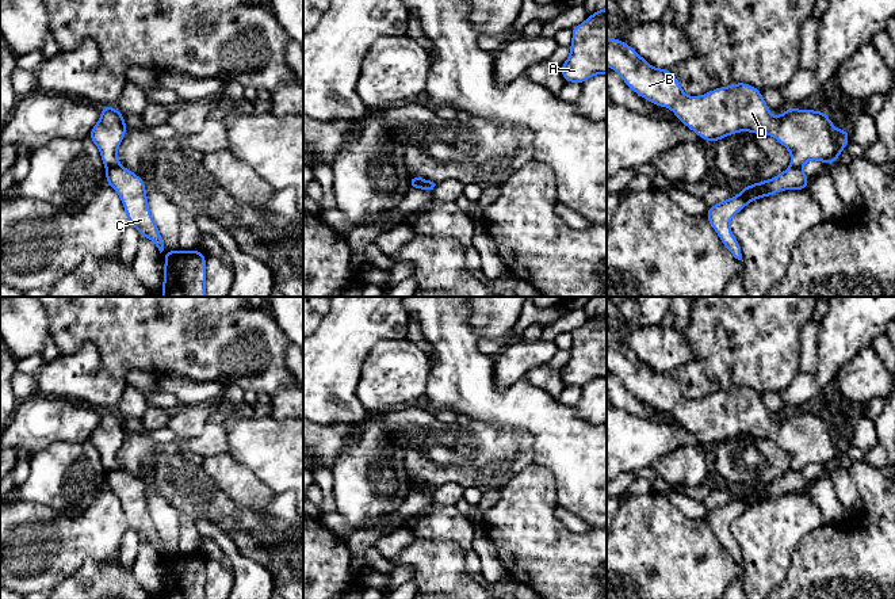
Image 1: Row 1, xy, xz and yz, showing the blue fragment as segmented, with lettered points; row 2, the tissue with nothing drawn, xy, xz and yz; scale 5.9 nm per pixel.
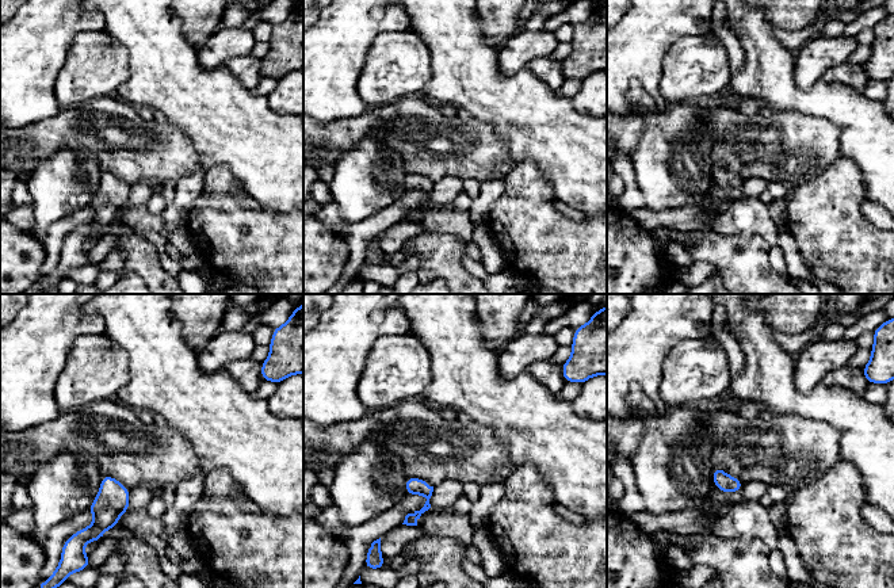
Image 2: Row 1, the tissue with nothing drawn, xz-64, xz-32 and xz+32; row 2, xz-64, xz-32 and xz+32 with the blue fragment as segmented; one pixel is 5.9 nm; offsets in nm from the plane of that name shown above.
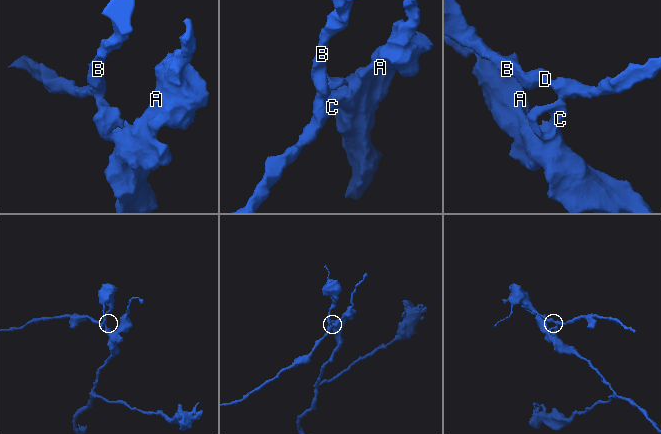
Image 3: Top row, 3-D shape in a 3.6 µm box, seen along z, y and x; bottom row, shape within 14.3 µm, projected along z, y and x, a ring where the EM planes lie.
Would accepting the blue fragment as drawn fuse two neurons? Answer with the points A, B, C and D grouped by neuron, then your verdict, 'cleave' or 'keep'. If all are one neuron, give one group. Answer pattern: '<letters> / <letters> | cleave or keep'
A C / B D | cleave

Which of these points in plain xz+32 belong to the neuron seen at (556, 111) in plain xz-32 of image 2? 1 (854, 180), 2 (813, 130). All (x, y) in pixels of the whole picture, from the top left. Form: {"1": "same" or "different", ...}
{"1": "different", "2": "different"}

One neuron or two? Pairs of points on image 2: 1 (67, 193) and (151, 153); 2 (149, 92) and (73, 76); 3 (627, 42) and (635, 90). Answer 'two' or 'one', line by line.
1: two
2: two
3: two

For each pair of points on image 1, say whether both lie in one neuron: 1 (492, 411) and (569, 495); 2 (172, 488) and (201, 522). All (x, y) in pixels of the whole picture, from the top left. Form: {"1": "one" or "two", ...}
{"1": "one", "2": "two"}

